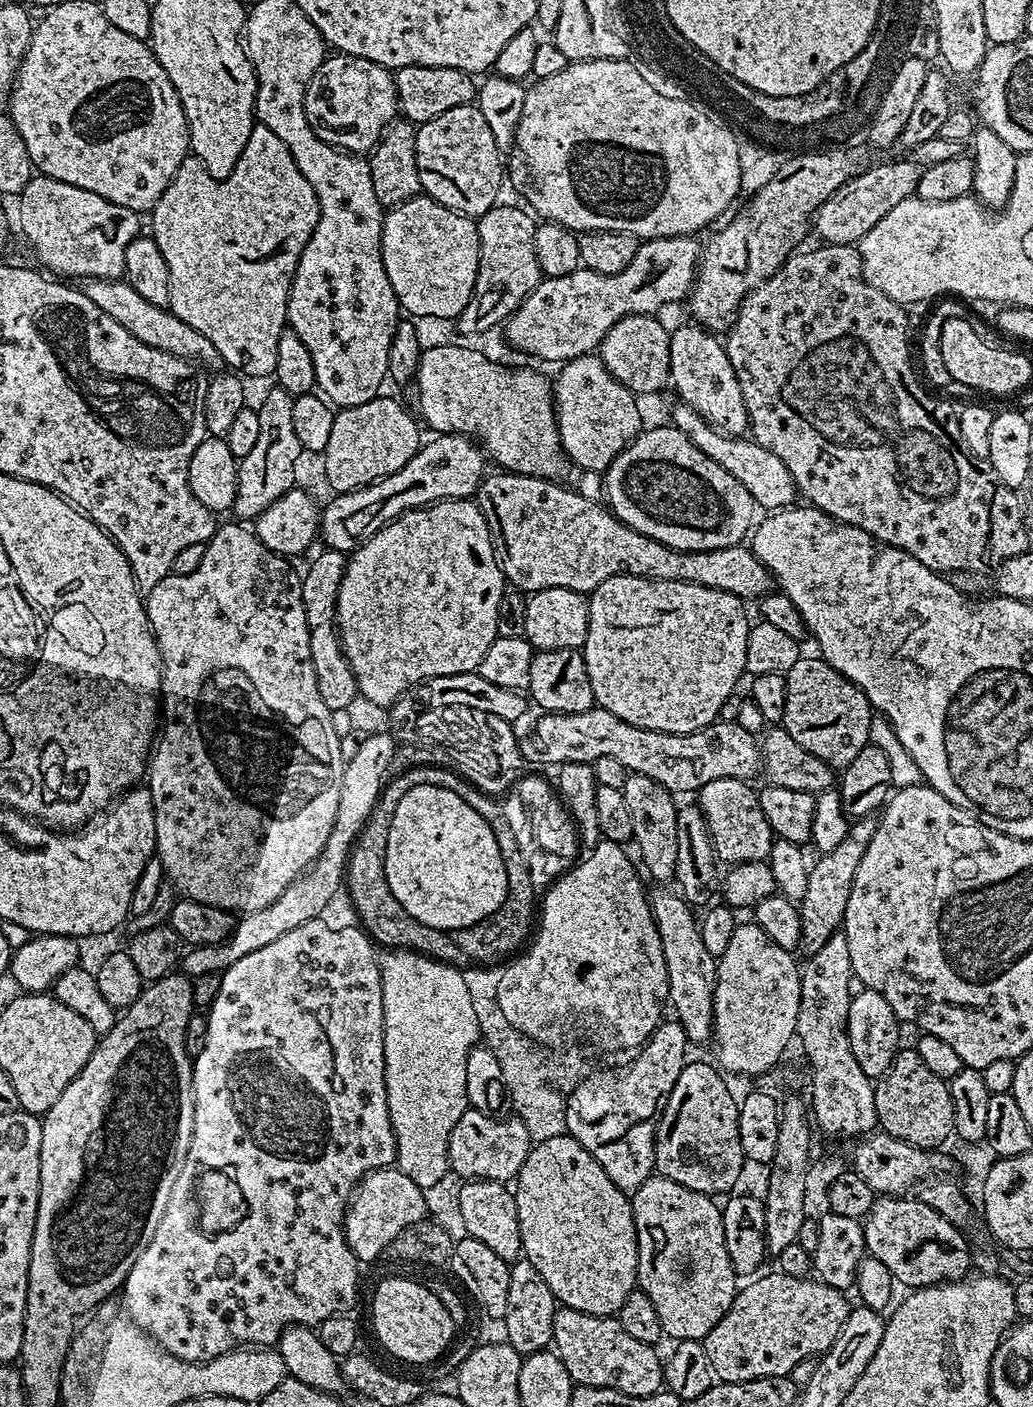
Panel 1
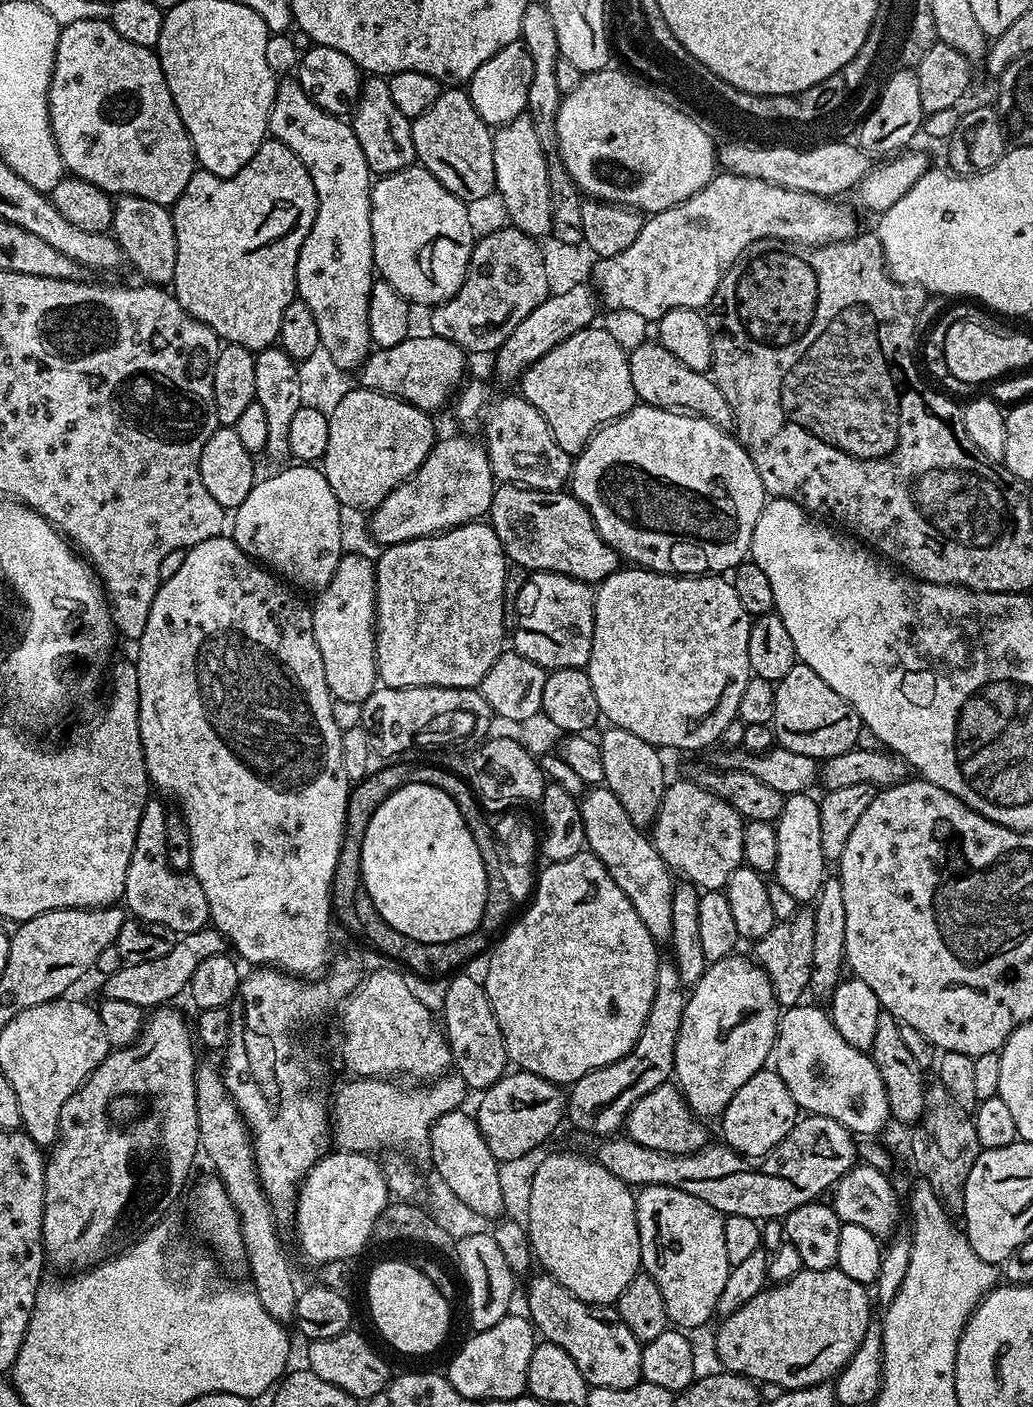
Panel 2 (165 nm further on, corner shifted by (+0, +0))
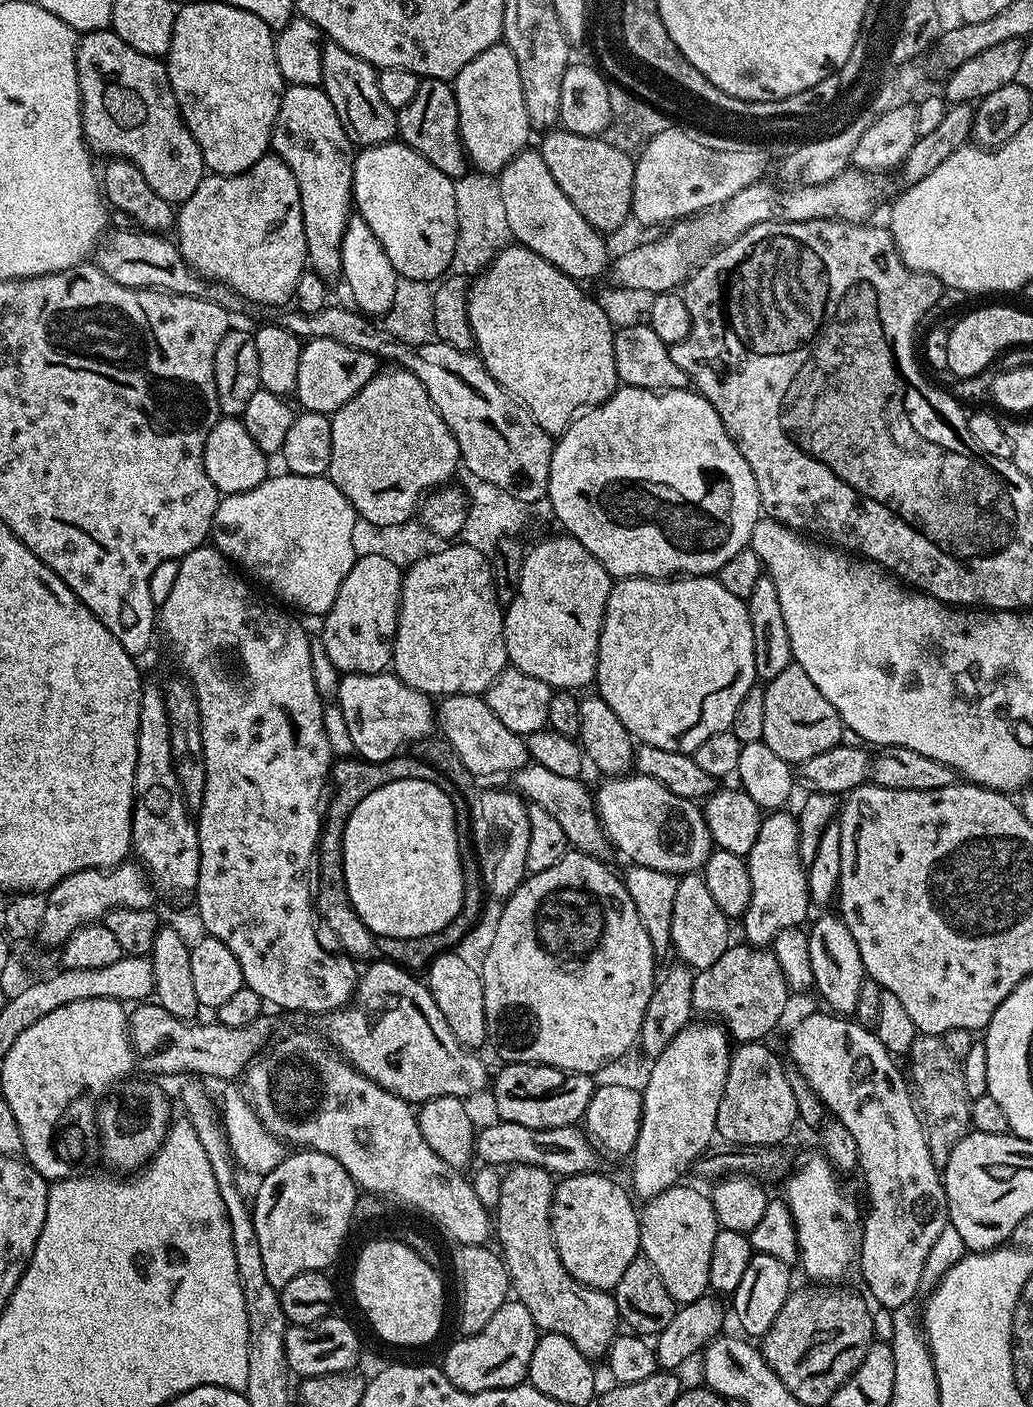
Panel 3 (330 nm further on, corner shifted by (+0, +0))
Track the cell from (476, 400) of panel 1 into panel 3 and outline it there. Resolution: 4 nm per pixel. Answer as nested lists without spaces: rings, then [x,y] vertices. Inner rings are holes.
[[[312,338],[301,347],[298,358],[298,382],[295,399],[300,399],[300,408],[305,412],[323,412],[331,414],[346,406],[370,378],[378,371],[378,360],[361,348],[351,348],[342,342],[330,338]]]

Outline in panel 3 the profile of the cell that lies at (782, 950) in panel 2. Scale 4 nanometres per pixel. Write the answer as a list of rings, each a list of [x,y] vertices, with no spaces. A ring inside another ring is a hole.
[[[747,942],[733,943],[714,962],[714,966],[699,969],[692,977],[692,1007],[701,1017],[711,1018],[726,1029],[729,1037],[736,1042],[760,1042],[776,1028],[776,1023],[788,1008],[790,989],[783,976],[782,967],[772,950],[764,946],[753,946]]]

